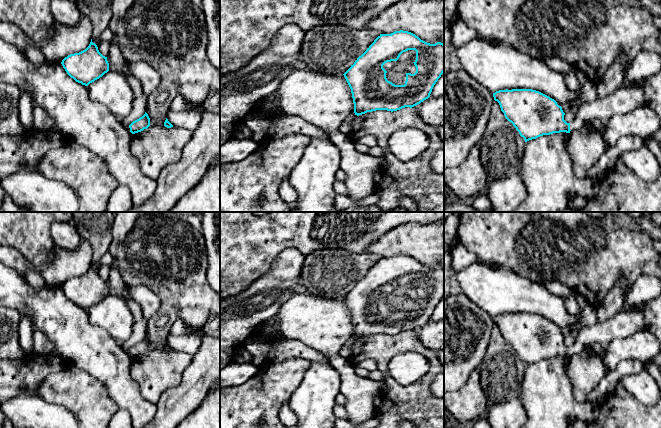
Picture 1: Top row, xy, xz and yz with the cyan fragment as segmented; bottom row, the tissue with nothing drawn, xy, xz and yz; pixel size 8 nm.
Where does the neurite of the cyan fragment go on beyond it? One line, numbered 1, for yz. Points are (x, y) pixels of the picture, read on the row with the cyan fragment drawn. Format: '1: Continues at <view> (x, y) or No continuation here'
1: Continues at yz (624, 99)

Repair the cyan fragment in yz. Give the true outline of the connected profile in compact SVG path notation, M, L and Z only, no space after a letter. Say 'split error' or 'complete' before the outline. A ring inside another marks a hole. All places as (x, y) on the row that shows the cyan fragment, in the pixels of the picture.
split error; M624 85L611 94L585 103L571 123L564 120L562 107L549 96L532 89L499 90L493 93L505 118L513 124L525 142L543 135L584 131L592 120L610 119L645 104L642 87Z

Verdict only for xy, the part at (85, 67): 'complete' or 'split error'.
complete

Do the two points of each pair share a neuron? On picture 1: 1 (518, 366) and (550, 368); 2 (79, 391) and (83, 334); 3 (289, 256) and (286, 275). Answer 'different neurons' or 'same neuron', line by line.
1: different neurons
2: different neurons
3: same neuron

